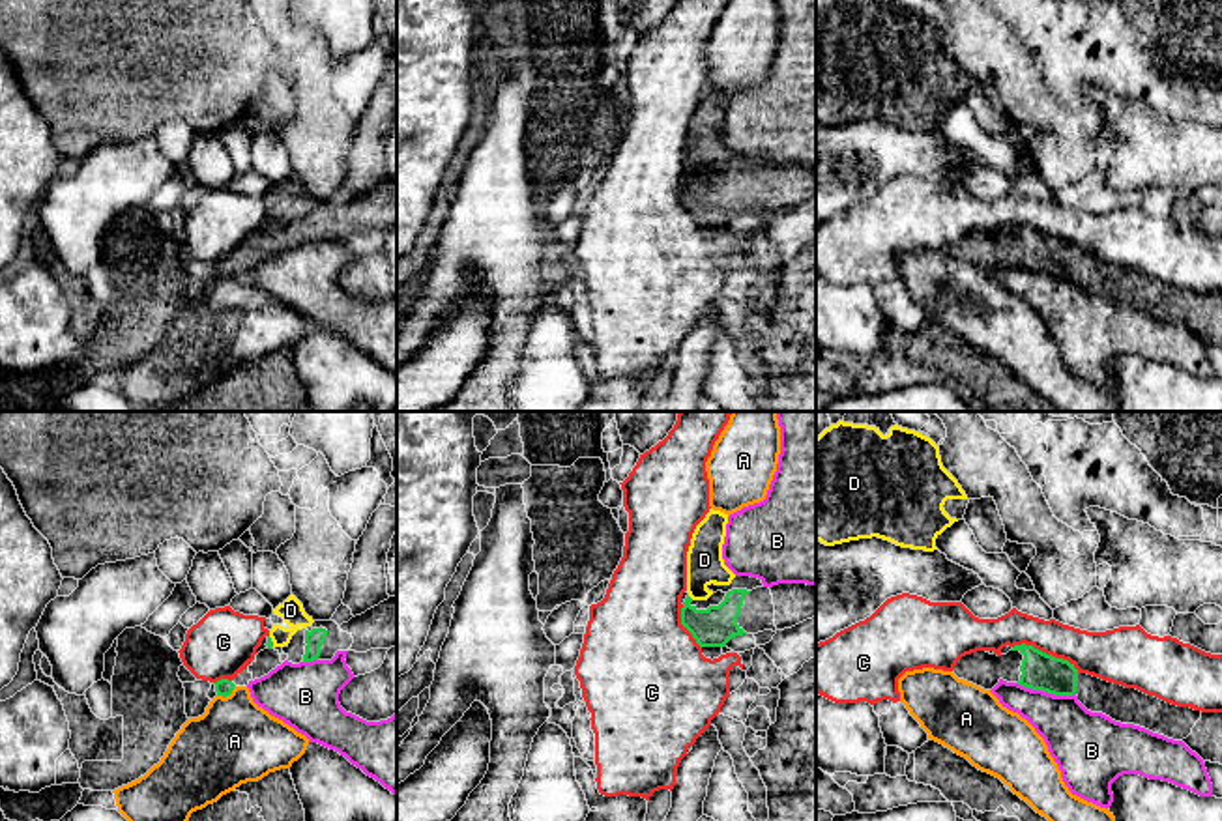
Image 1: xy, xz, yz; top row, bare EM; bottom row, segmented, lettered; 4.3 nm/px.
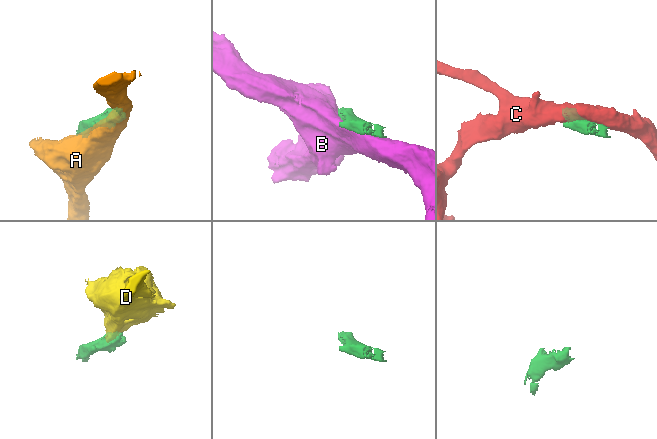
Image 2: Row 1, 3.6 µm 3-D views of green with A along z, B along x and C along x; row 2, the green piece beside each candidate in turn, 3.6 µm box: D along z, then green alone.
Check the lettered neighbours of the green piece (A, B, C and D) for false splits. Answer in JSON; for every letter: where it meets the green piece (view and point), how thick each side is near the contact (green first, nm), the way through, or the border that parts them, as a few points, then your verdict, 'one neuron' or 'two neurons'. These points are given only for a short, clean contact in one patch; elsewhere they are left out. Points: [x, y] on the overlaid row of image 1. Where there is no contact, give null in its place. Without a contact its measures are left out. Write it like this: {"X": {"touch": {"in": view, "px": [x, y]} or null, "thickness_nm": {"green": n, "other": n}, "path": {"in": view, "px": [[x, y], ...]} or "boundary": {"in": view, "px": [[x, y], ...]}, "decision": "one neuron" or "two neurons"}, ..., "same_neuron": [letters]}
{"A": {"touch": {"in": "xy", "px": [227, 694]}, "thickness_nm": {"green": 70, "other": 360}, "boundary": {"in": "xy", "px": [[234, 685], [229, 694], [218, 696]]}, "decision": "two neurons"}, "B": {"touch": {"in": "yz", "px": [1047, 691]}, "thickness_nm": {"green": 160, "other": 260}, "decision": "two neurons"}, "C": {"touch": {"in": "yz", "px": [1045, 653]}, "thickness_nm": {"green": 160, "other": 200}, "decision": "two neurons"}, "D": {"touch": {"in": "xz", "px": [689, 597]}, "thickness_nm": {"green": 170, "other": 160}, "path": {"in": "xz", "px": [[713, 627], [689, 608], [689, 597], [697, 590], [704, 560]]}, "decision": "one neuron"}, "same_neuron": ["D"]}

